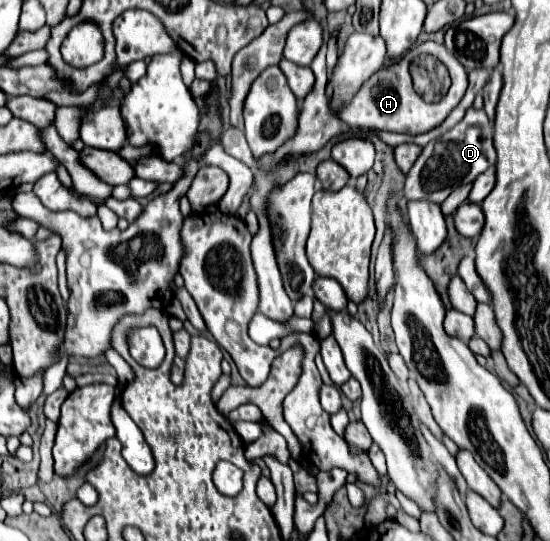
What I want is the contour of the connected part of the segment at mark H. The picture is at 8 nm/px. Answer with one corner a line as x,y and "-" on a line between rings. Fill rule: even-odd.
424,42
420,46
414,46
408,50
408,54
394,66
390,68
382,68
378,70
362,88
360,92
352,98
352,102
348,106
344,106
338,116
340,120
344,120
348,126
358,126
358,128
376,128
376,130
386,130
386,132
404,132
404,134
422,134
426,130
432,130
434,126
442,124
446,120
446,116
458,106
458,102
462,100
464,92
468,88
468,74
464,70
464,66
442,46
436,42
-
418,54
432,54
436,56
440,62
444,64
452,64
452,86
448,90
448,94
438,102
438,104
428,104
424,102
412,86
412,78
410,78
410,62
418,56

